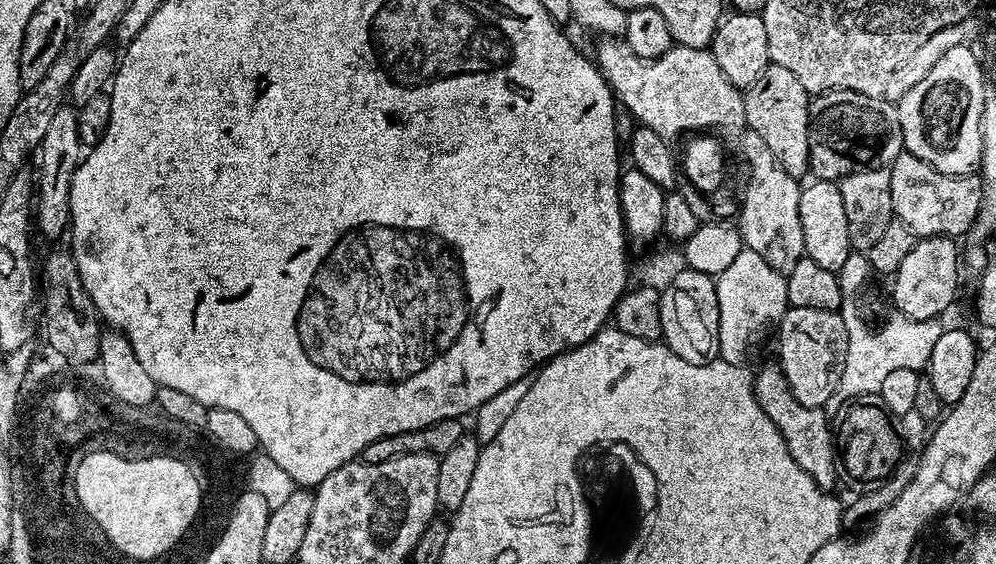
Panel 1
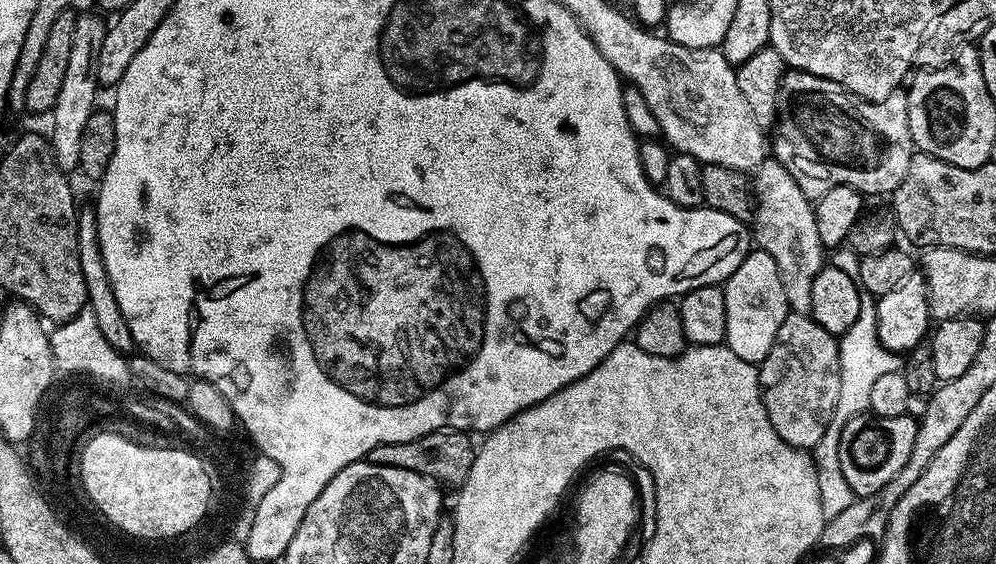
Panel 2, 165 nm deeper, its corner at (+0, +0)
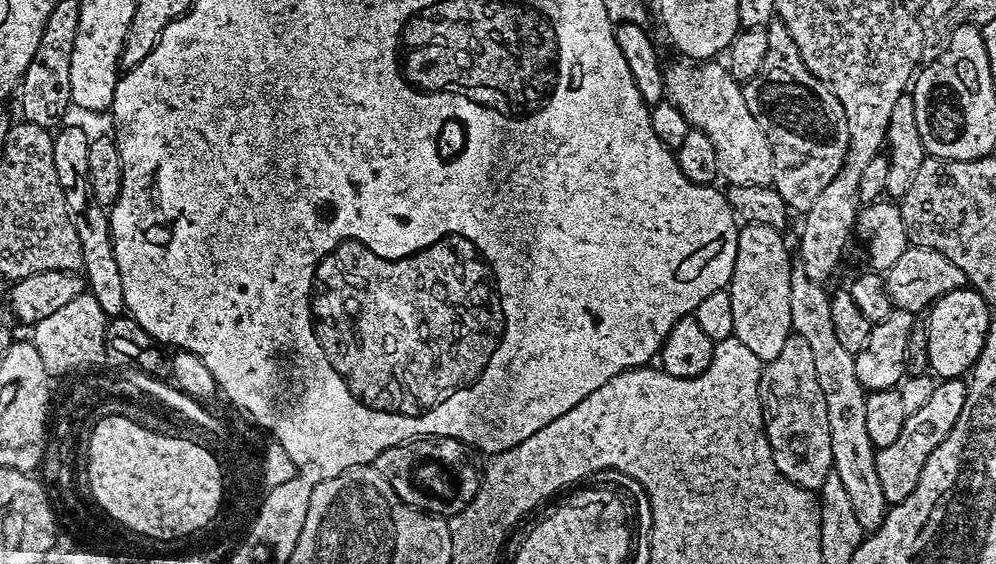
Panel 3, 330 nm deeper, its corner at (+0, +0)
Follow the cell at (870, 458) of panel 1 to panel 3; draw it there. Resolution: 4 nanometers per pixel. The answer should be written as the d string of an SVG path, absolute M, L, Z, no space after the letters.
M963 379L940 380L934 394L920 409L909 412L902 426L902 434L894 438L894 442L877 447L876 465L878 480L882 482L884 496L889 505L902 502L918 486L918 478L922 478L922 468L926 466L926 458L938 450L938 446L954 430L954 422L958 422L958 414L962 414L962 406L968 403L968 384Z

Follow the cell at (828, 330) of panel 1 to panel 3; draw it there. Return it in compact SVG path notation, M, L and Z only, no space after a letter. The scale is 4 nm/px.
M788 334L775 349L776 357L764 364L760 379L760 404L764 407L764 433L774 454L774 466L790 482L809 490L819 490L828 476L833 475L832 451L830 450L830 418L826 418L826 398L822 386L818 386L818 374L814 370L814 353L806 338Z

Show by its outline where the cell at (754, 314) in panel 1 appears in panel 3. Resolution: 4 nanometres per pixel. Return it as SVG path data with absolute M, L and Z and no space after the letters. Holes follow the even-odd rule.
M748 222L740 228L732 283L728 285L726 291L730 294L730 306L734 309L732 335L739 336L753 346L760 344L776 346L782 339L781 333L776 333L772 328L764 328L760 333L752 332L752 327L756 324L756 311L759 308L768 311L764 316L766 323L772 324L775 320L784 325L789 323L790 278L794 267L794 256L793 253L792 256L788 253L788 244L784 241L783 235L785 233L781 229L772 228L768 224ZM775 308L780 311L777 316L772 313Z

